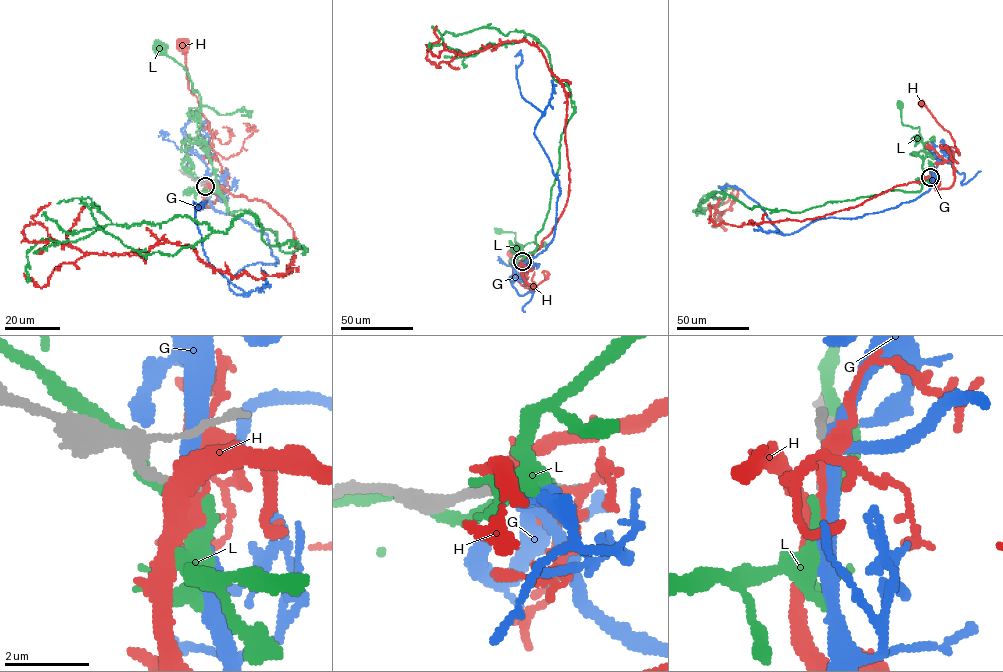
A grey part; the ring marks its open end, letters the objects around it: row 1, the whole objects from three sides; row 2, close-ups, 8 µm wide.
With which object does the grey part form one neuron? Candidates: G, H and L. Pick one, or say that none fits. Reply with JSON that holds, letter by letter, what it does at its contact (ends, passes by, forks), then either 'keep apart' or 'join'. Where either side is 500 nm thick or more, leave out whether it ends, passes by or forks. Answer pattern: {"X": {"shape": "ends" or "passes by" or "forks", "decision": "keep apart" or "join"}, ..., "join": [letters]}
{"G": {"shape": "passes by", "decision": "keep apart"}, "H": {"shape": "passes by", "decision": "join"}, "L": {"shape": "passes by", "decision": "keep apart"}, "join": ["H"]}

